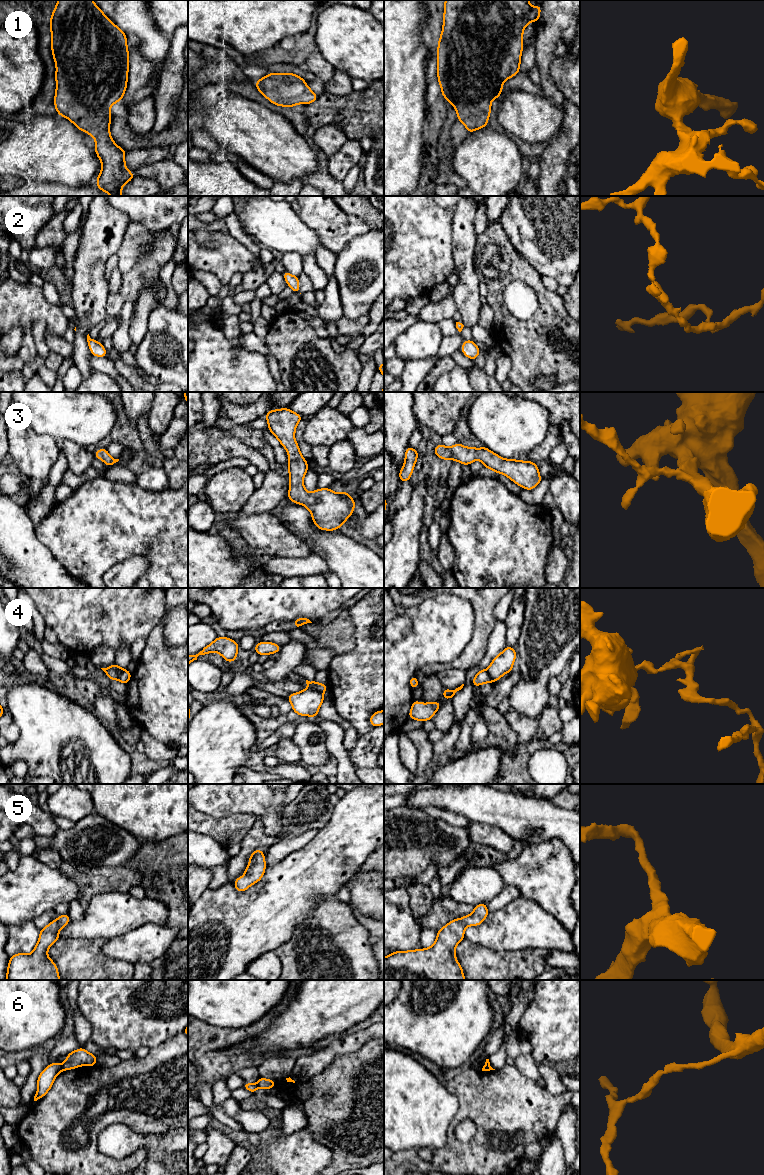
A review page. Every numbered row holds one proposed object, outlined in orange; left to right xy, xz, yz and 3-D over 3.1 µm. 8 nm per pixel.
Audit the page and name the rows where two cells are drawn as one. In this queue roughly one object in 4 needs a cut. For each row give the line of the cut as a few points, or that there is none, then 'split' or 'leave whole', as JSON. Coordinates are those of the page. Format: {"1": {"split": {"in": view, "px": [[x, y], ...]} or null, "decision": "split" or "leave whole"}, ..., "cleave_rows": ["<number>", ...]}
{"1": {"split": null, "decision": "leave whole"}, "2": {"split": null, "decision": "leave whole"}, "3": {"split": null, "decision": "leave whole"}, "4": {"split": {"in": "xz", "px": [[308, 687], [322, 694]]}, "decision": "split"}, "5": {"split": null, "decision": "leave whole"}, "6": {"split": {"in": "xy", "px": [[61, 1065], [62, 1069]]}, "decision": "split"}, "cleave_rows": ["4", "6"]}

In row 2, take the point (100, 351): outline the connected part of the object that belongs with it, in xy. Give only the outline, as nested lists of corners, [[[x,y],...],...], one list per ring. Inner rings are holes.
[[[89,334],[87,335],[87,342],[92,355],[100,358],[107,356],[107,352],[103,344],[97,340],[92,340]]]

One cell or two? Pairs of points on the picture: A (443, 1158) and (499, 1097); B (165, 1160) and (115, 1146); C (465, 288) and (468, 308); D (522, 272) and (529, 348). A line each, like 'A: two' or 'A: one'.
A: one
B: one
C: one
D: one

